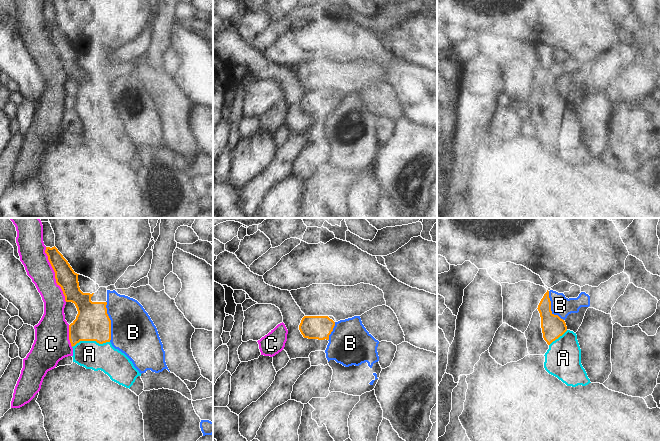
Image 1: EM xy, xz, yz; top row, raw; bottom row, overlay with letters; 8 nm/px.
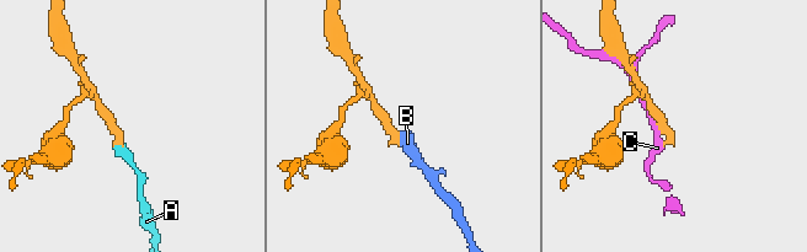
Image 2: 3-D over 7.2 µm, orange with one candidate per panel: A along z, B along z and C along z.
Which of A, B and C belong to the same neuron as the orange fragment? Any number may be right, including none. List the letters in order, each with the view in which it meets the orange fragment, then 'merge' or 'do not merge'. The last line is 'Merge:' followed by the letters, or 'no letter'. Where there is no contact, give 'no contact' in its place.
A: contact in xy; merge
B: contact in xy; do not merge
C: contact in xy; do not merge
Merge: A

